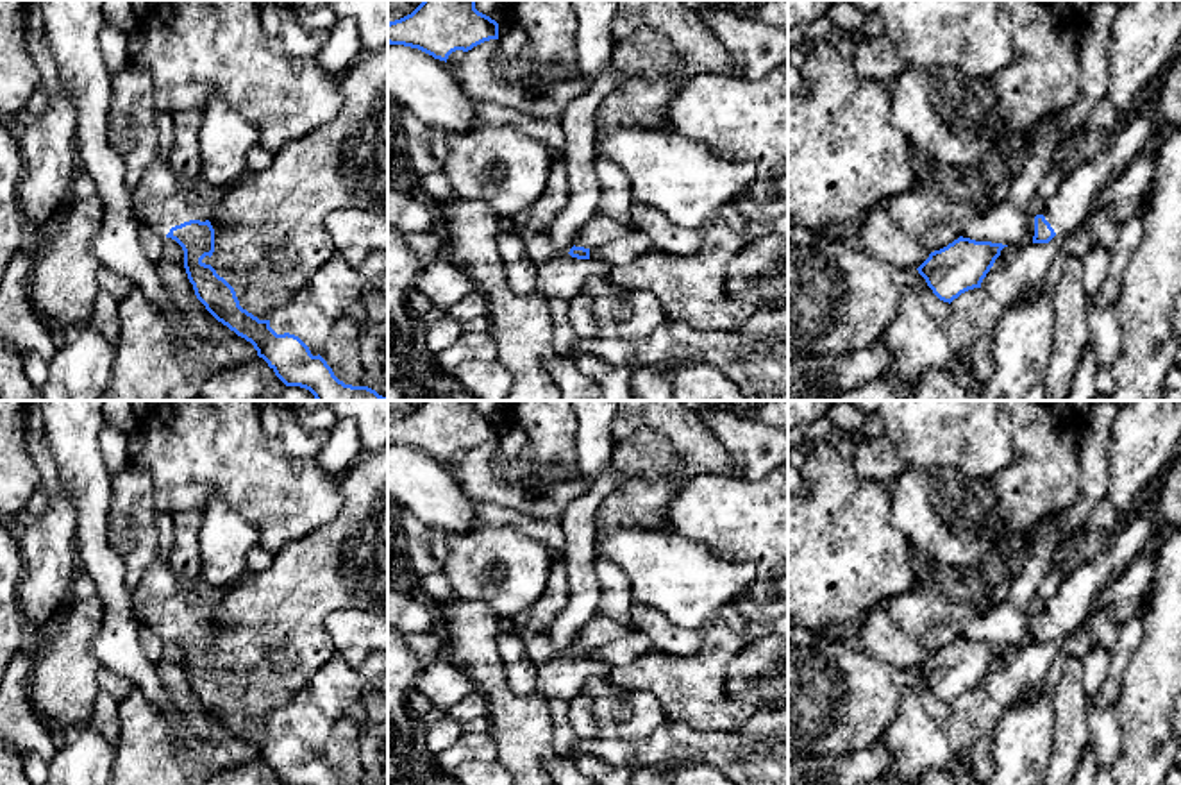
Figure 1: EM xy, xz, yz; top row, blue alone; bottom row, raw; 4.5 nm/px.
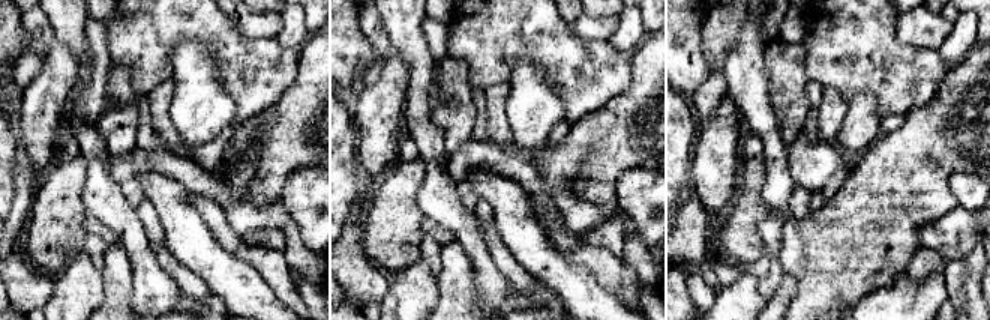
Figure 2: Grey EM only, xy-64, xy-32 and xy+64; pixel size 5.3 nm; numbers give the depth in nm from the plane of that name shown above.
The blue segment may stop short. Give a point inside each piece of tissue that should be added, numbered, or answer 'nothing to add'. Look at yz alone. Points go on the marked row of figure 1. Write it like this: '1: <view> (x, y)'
1: yz (1069, 208)

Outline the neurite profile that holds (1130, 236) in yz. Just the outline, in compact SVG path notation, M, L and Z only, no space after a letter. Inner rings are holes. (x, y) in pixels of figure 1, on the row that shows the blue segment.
M1143 216L1126 220L1117 234L1115 245L1104 254L1108 261L1101 290L1088 297L1088 304L1113 308L1122 293L1124 274L1143 240Z

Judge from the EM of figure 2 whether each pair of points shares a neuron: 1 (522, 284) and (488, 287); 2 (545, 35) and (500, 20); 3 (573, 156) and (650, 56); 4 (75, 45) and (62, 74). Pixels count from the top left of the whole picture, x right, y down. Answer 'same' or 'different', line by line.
1: different
2: same
3: same
4: different

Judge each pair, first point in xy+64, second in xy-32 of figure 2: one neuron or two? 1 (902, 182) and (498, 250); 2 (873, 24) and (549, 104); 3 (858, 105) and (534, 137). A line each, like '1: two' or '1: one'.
1: two
2: two
3: one

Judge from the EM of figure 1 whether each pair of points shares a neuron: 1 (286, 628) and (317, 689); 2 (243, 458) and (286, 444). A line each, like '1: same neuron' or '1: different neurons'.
1: different neurons
2: different neurons

